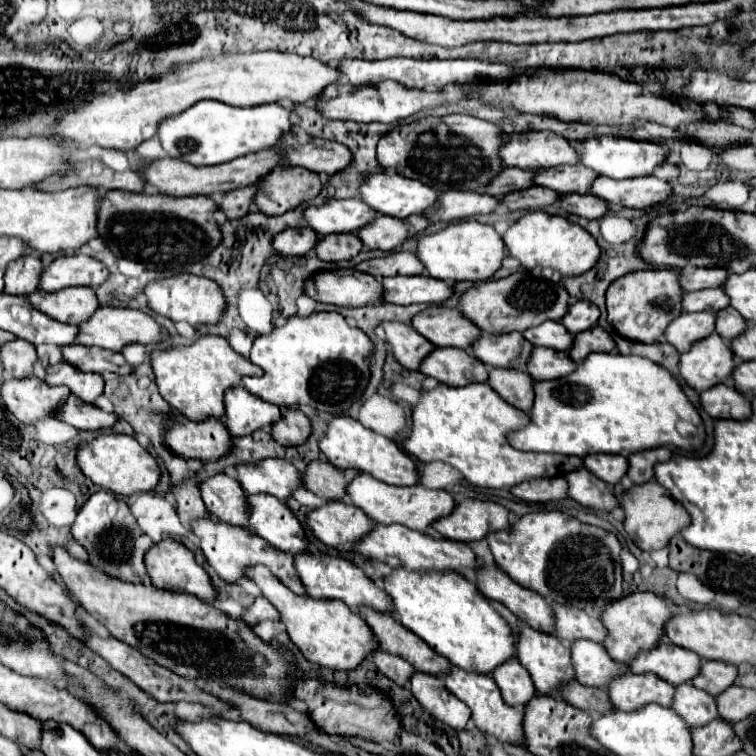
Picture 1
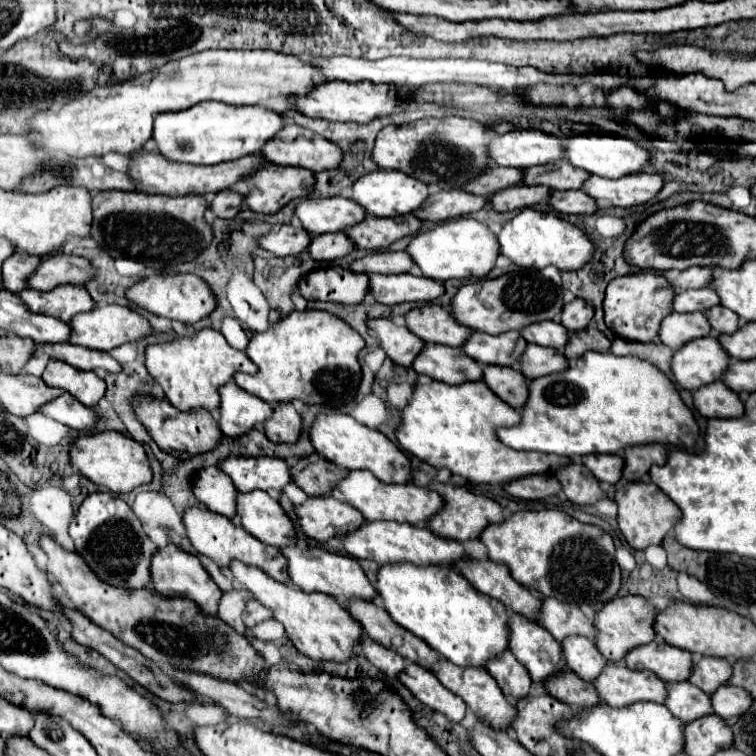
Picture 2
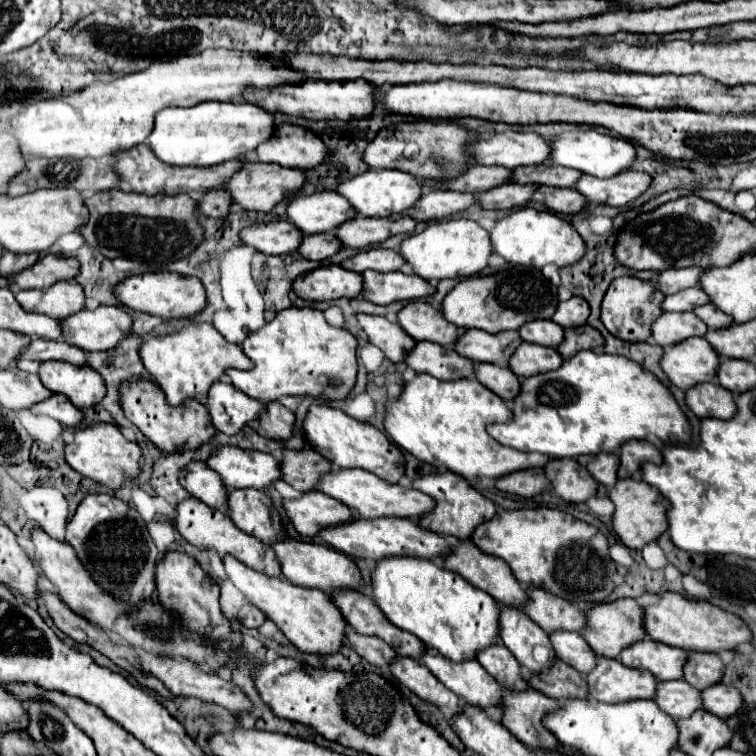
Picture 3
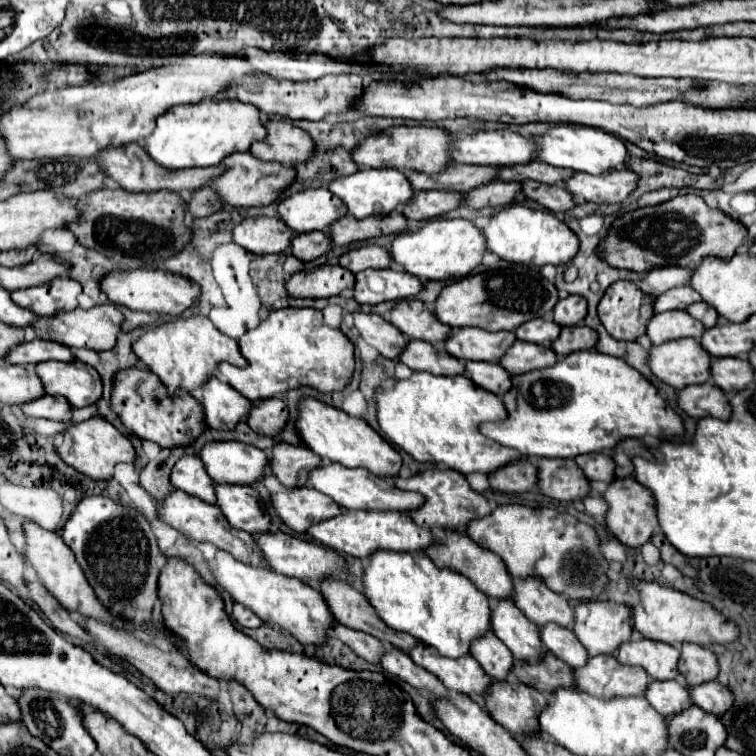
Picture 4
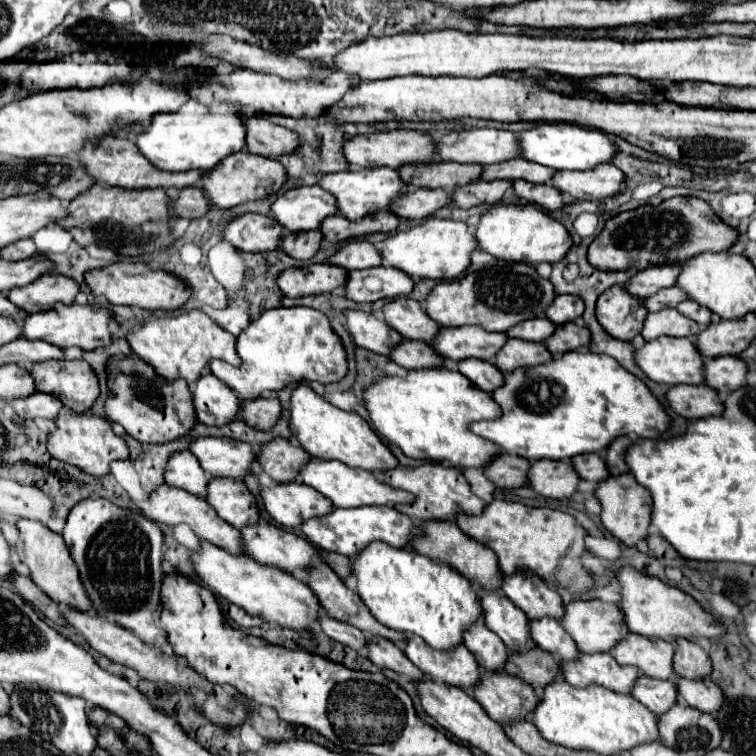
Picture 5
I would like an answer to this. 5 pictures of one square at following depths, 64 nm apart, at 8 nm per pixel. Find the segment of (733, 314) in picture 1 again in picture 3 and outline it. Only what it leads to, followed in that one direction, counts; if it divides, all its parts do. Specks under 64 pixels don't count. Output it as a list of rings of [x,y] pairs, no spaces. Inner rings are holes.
[[[714,304],[700,306],[700,308],[696,308],[694,312],[696,312],[696,316],[698,316],[700,320],[704,320],[704,322],[708,324],[708,328],[710,328],[710,330],[716,330],[716,328],[728,328],[728,324],[732,324],[732,322],[734,322],[728,314],[720,312]]]

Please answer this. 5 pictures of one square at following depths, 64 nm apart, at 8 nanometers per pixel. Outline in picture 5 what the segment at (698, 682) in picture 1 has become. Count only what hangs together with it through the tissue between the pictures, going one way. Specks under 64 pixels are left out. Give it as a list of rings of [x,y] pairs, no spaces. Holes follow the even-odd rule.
[[[678,640],[674,654],[674,672],[676,676],[690,680],[708,678],[708,672],[712,672],[712,662],[708,652],[690,640]]]

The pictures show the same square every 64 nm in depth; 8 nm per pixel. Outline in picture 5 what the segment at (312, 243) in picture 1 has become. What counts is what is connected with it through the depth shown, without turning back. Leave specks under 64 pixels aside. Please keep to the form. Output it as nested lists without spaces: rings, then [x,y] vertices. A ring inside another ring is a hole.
[[[244,214],[228,224],[224,238],[242,252],[272,252],[280,248],[284,226],[270,216]]]

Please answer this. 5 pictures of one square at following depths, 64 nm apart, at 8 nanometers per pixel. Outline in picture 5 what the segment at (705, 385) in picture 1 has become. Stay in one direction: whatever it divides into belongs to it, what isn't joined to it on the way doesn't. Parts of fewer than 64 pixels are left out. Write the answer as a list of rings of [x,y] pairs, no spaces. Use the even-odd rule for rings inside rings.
[[[662,336],[658,340],[646,342],[644,348],[636,350],[636,364],[644,370],[648,378],[654,382],[662,382],[668,386],[678,384],[704,384],[704,358],[694,346],[690,338],[670,338]]]

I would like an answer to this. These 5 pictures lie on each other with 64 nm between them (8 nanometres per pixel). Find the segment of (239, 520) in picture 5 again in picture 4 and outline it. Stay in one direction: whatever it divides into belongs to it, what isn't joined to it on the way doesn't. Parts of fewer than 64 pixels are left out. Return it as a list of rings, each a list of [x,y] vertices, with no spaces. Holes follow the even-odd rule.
[[[218,484],[216,486],[218,506],[228,522],[248,534],[270,532],[270,514],[260,506],[260,496],[252,486],[240,484]]]

